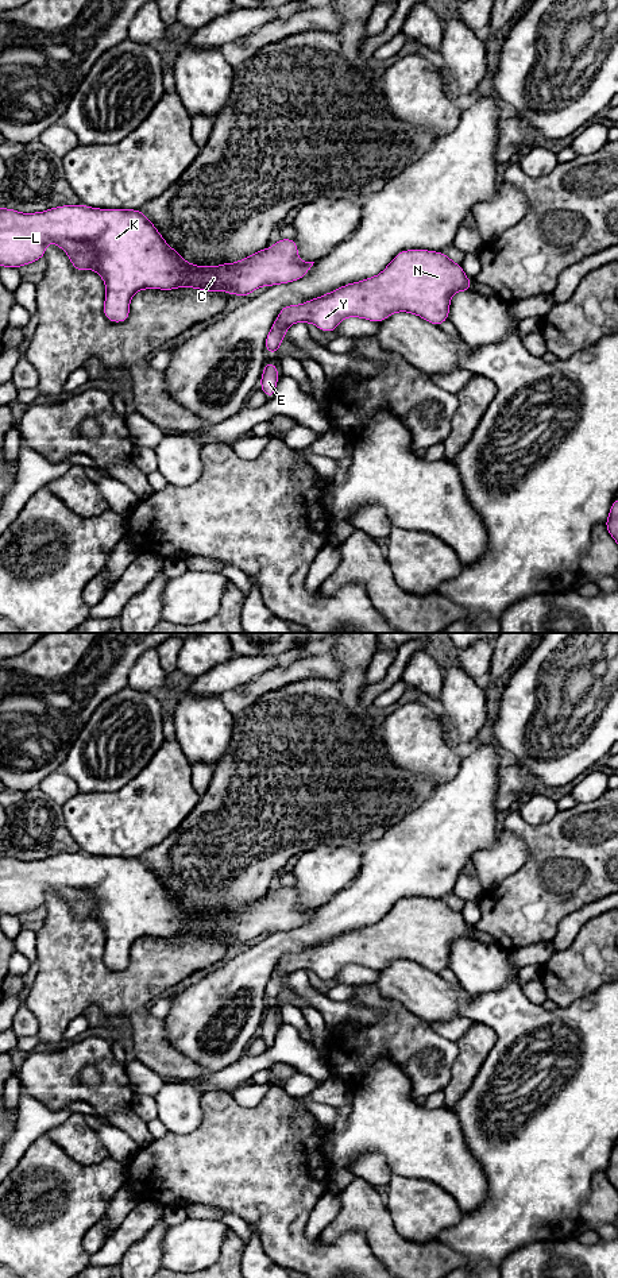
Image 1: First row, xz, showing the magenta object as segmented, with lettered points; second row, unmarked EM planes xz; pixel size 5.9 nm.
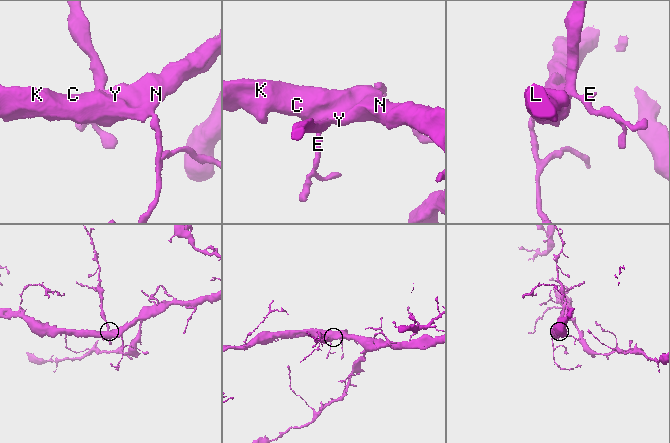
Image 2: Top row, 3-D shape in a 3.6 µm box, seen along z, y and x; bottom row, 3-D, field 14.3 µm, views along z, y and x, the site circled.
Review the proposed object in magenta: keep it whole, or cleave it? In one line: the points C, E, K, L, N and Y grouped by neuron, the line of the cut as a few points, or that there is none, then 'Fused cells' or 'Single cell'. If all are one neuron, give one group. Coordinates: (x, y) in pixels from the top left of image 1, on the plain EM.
Groups: C E K L N Y. No split. Single cell

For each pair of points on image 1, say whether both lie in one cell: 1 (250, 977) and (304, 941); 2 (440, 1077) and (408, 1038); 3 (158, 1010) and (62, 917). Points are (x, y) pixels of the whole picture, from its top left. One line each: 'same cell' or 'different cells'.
1: same cell
2: same cell
3: different cells

